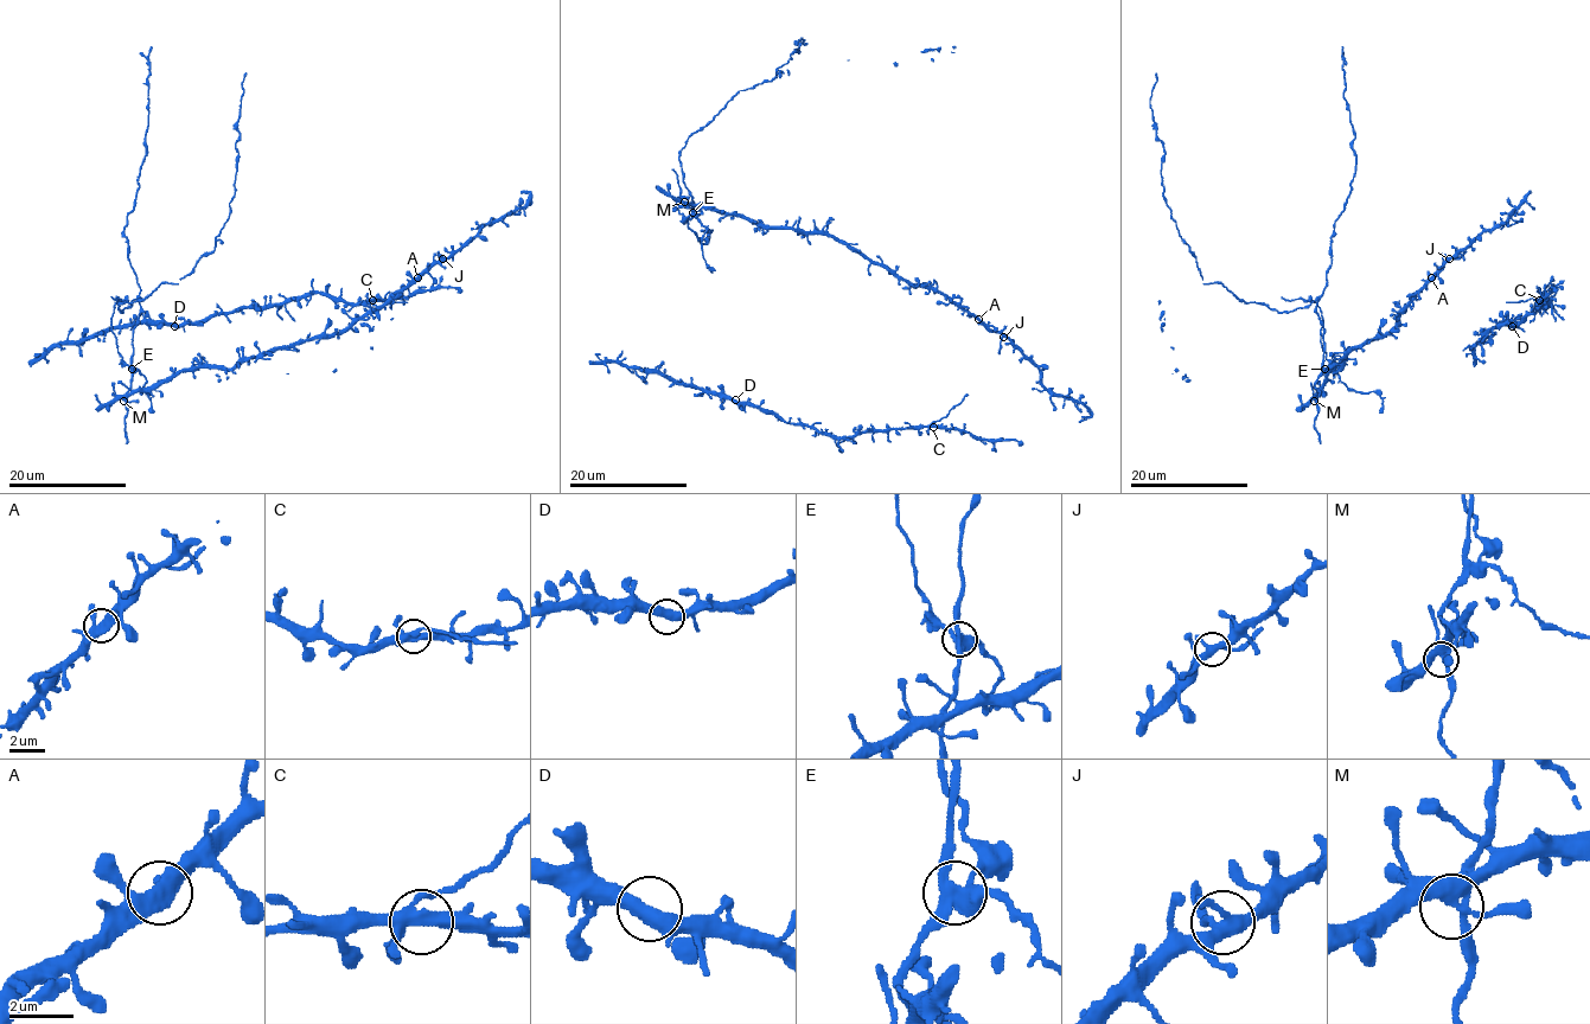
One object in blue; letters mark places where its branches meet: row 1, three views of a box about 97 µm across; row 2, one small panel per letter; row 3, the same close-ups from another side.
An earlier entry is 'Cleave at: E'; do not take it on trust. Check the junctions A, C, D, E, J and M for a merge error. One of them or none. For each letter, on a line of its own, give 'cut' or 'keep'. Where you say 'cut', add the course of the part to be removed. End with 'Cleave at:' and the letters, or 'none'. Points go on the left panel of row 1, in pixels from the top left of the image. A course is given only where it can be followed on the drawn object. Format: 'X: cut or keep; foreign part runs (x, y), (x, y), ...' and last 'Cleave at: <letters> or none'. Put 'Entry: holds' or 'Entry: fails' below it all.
A: keep
C: keep
D: keep
E: cut; foreign part runs (133, 370), (116, 346), (112, 325), (119, 299), (110, 296)
J: keep
M: keep
Cleave at: E
Entry: holds

